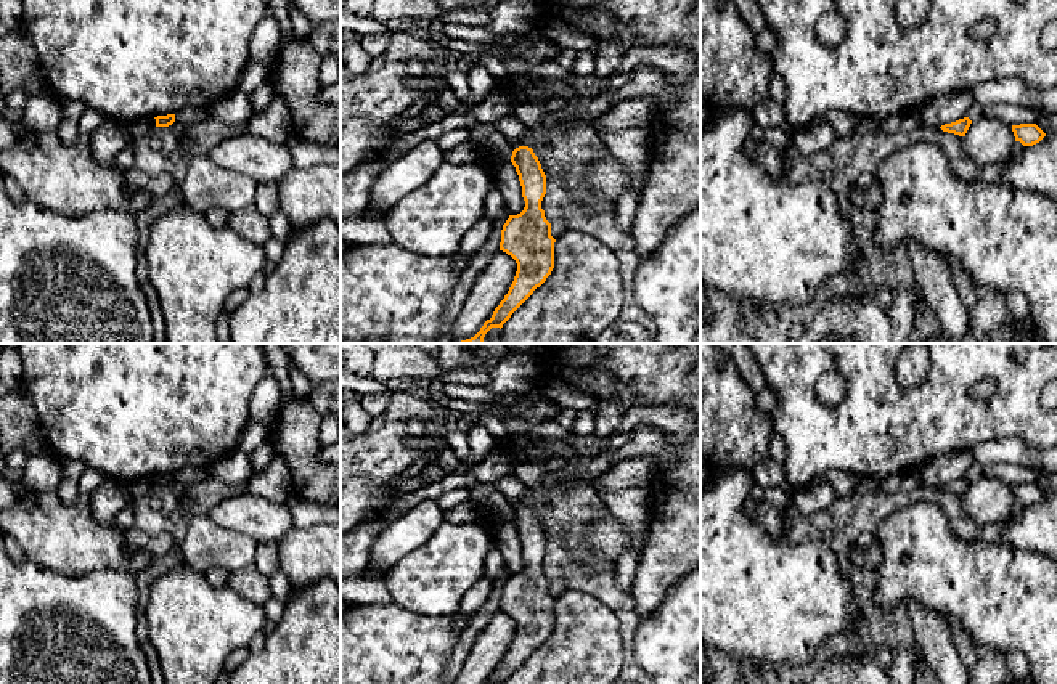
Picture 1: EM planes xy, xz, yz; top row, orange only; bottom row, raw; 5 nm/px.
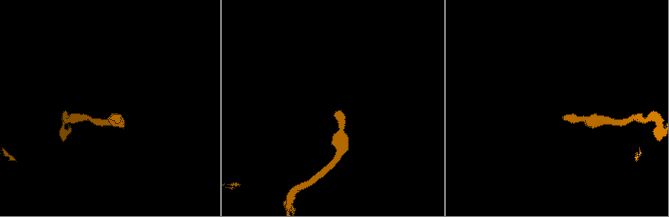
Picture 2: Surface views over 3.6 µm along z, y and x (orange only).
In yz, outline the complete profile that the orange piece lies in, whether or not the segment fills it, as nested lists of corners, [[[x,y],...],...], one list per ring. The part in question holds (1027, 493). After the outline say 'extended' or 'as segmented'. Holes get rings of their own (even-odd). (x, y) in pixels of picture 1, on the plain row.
[[[1036,483],[1012,485],[1012,491],[1015,501],[1020,501],[1023,506],[1033,506],[1046,496]]] | as segmented

